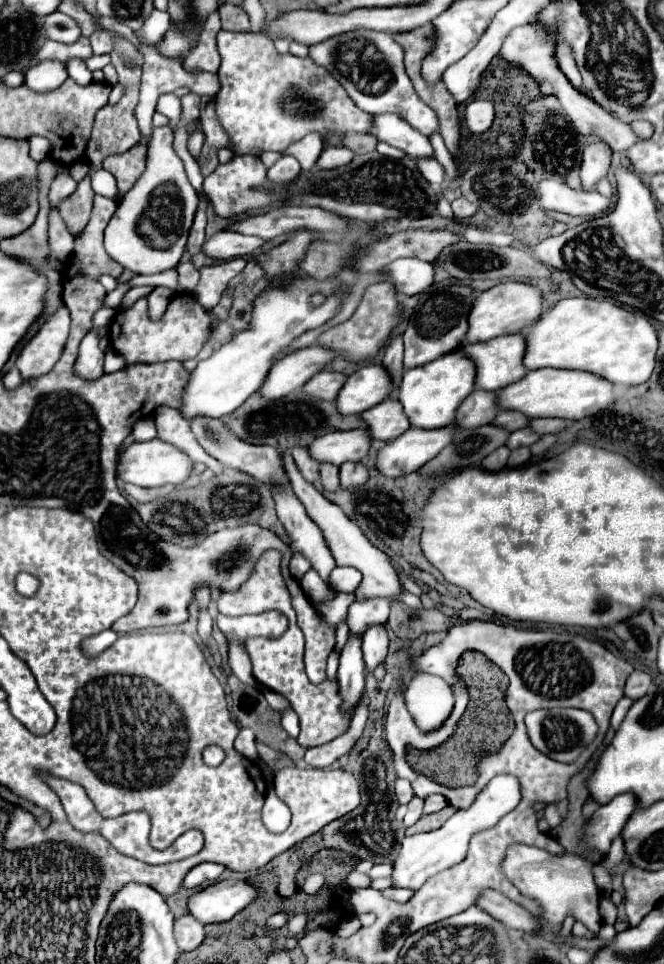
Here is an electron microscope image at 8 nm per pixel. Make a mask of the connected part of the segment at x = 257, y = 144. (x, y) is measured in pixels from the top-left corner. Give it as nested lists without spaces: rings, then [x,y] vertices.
[[[220,31],[218,33],[218,53],[222,57],[220,63],[220,91],[216,103],[216,117],[232,141],[234,155],[250,155],[254,149],[260,151],[284,151],[290,143],[300,141],[308,133],[318,133],[326,147],[344,145],[344,135],[348,133],[370,133],[372,129],[372,115],[358,109],[356,103],[348,97],[344,87],[320,65],[312,63],[310,57],[302,59],[296,55],[280,55],[272,39],[260,33],[232,33]]]

